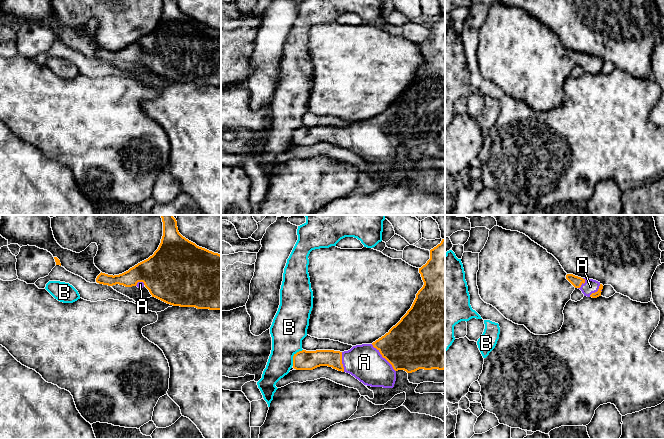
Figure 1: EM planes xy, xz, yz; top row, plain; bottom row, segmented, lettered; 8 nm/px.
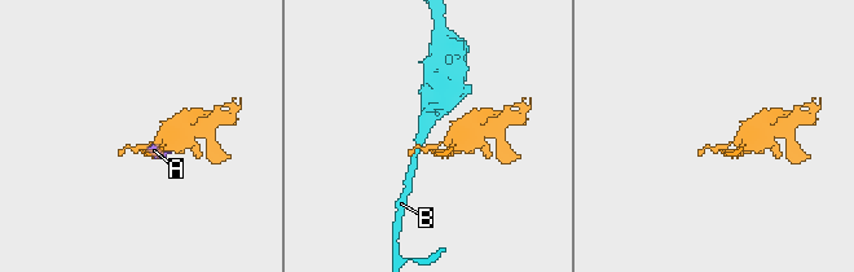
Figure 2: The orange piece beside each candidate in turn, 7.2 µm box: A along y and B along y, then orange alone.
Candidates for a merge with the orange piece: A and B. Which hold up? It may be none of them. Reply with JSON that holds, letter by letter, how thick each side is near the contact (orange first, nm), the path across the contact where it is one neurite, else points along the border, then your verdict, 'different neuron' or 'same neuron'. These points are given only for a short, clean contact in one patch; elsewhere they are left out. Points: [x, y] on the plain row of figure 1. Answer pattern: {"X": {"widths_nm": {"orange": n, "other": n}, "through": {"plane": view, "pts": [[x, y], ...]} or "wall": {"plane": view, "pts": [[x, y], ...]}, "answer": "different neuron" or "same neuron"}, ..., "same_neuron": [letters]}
{"A": {"widths_nm": {"orange": 420, "other": 280}, "answer": "same neuron"}, "B": {"widths_nm": {"orange": 160, "other": 280}, "wall": {"plane": "xz", "pts": [[302, 125], [293, 132], [292, 141]]}, "answer": "different neuron"}, "same_neuron": ["A"]}

